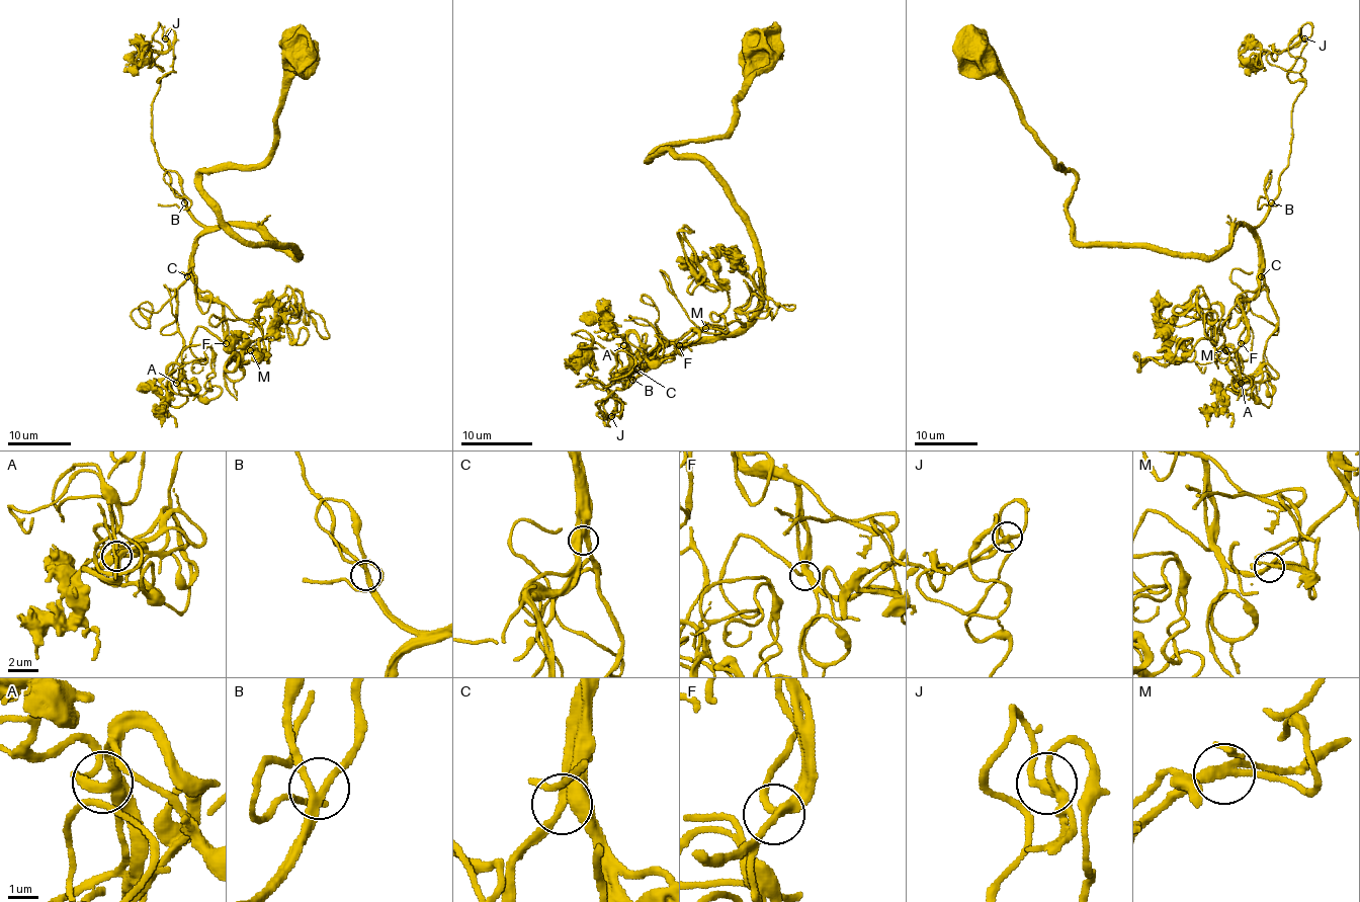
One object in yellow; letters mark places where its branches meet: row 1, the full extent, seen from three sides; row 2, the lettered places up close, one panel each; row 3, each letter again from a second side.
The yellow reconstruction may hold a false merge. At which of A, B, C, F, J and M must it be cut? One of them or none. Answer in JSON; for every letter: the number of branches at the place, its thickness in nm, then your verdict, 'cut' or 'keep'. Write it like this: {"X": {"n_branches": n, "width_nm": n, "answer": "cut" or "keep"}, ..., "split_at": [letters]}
{"A": {"n_branches": 3, "width_nm": 300, "answer": "keep"}, "B": {"n_branches": 3, "width_nm": 240, "answer": "keep"}, "C": {"n_branches": 3, "width_nm": 280, "answer": "keep"}, "F": {"n_branches": 3, "width_nm": 320, "answer": "keep"}, "J": {"n_branches": 3, "width_nm": 240, "answer": "keep"}, "M": {"n_branches": 3, "width_nm": 260, "answer": "keep"}, "split_at": []}

